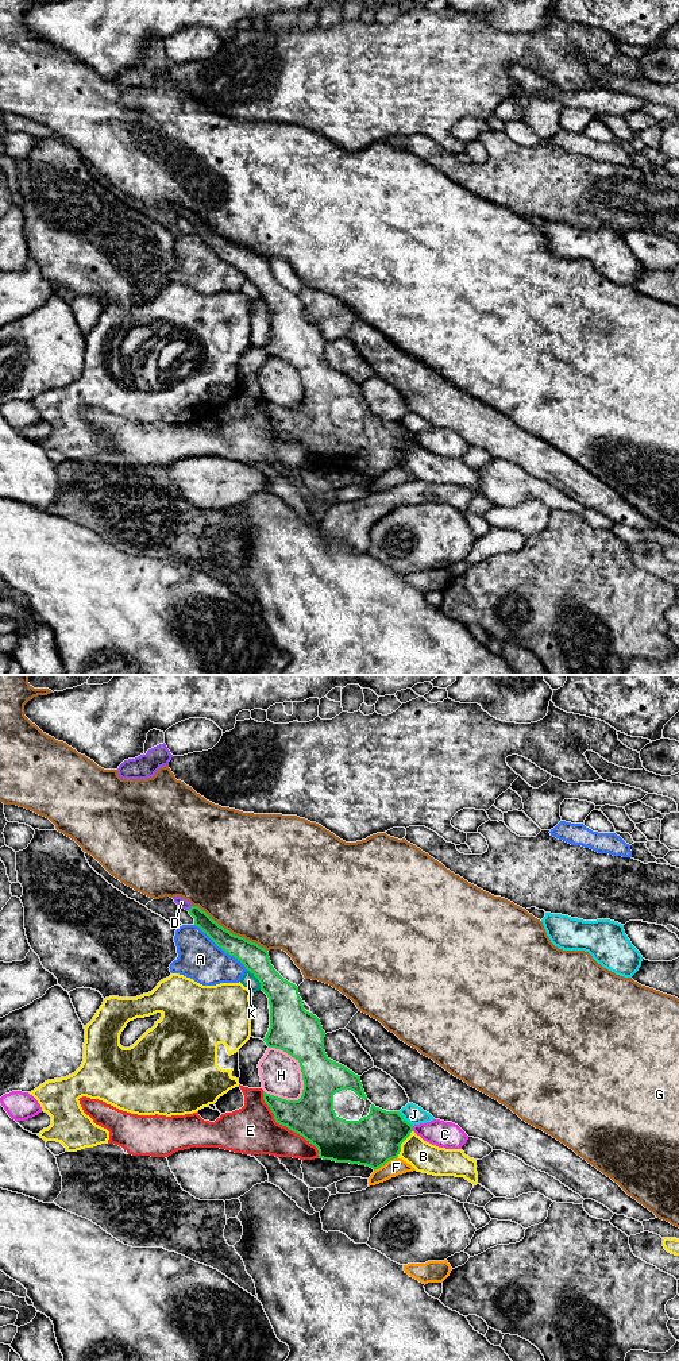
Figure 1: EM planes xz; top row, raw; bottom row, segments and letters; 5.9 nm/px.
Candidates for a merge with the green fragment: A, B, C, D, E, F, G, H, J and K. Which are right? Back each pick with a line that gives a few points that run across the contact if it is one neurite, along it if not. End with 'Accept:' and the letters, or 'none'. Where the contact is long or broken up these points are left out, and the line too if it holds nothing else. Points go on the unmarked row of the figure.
D: line xz (220, 245), (189, 218), (181, 211)
Accept: D

